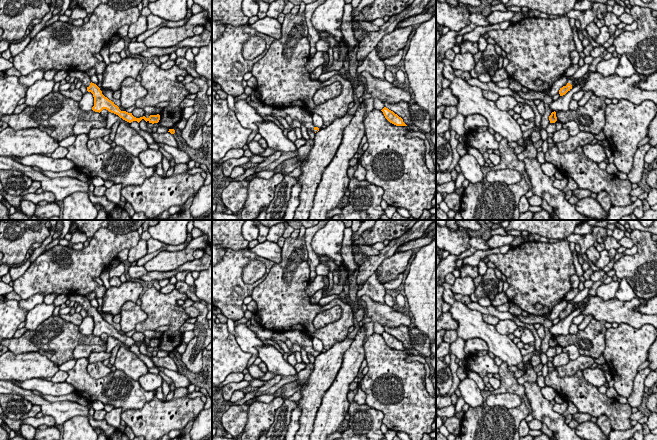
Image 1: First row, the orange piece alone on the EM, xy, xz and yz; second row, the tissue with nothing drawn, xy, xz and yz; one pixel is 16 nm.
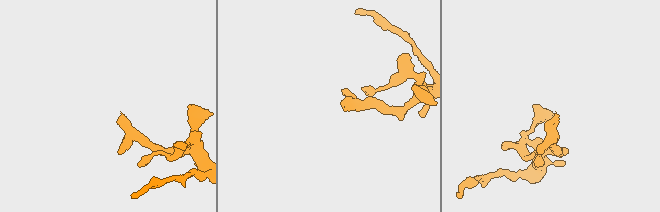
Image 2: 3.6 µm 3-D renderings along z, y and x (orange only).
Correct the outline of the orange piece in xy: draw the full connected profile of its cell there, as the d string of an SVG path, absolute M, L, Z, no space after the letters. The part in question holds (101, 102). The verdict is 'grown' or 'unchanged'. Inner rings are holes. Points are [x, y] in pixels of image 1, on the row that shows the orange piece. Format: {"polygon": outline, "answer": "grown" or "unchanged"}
{"polygon": "M73 71L69 73L70 77L74 77L77 81L80 81L82 85L85 85L87 87L87 91L91 92L94 97L94 106L92 107L92 110L95 112L101 112L103 109L108 110L111 113L114 113L118 115L123 120L131 123L133 121L137 121L138 123L144 119L146 122L149 123L158 123L160 120L160 115L150 115L148 118L145 116L136 118L132 115L132 113L128 113L126 111L121 111L117 105L114 104L111 100L109 100L107 97L105 97L102 94L102 91L100 88L91 82L90 76L86 72L81 71Z", "answer": "grown"}

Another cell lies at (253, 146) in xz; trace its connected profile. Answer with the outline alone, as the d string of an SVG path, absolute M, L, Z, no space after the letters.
M252 140L249 143L247 143L248 149L255 155L260 155L261 153L265 152L265 148L262 148L258 141Z

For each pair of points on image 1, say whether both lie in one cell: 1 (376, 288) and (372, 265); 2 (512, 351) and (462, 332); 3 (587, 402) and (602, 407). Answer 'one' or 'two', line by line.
1: two
2: one
3: one

